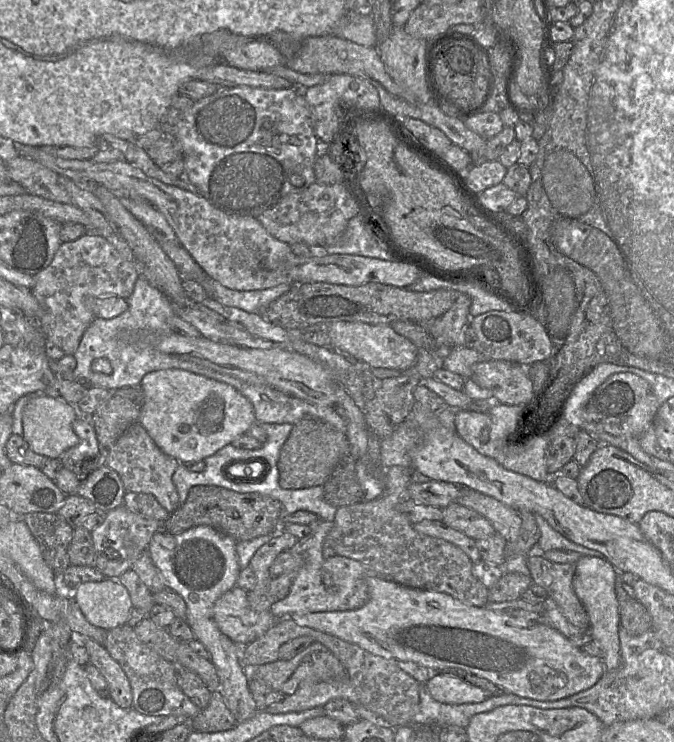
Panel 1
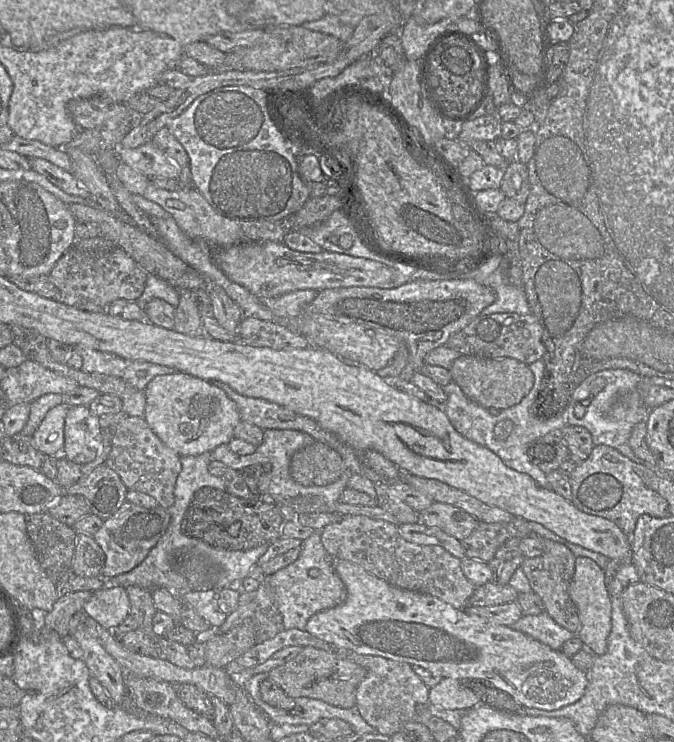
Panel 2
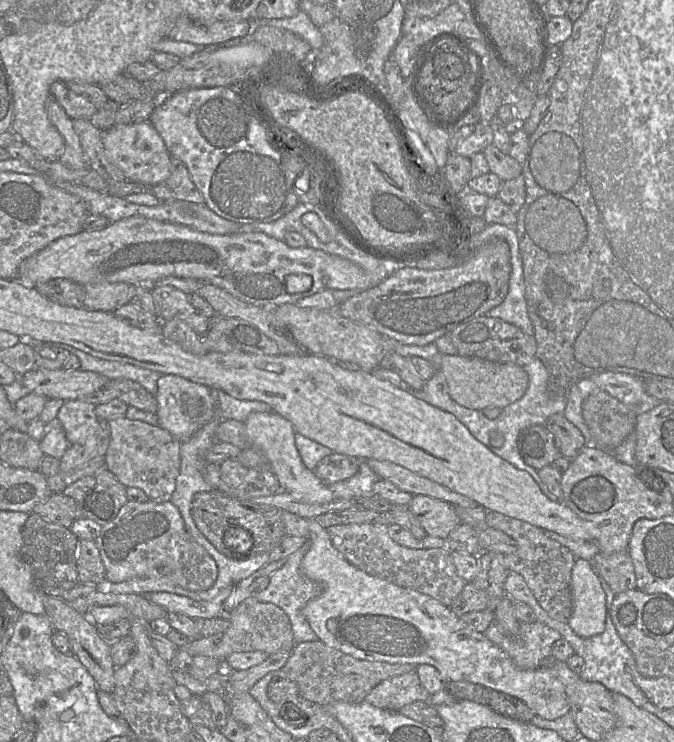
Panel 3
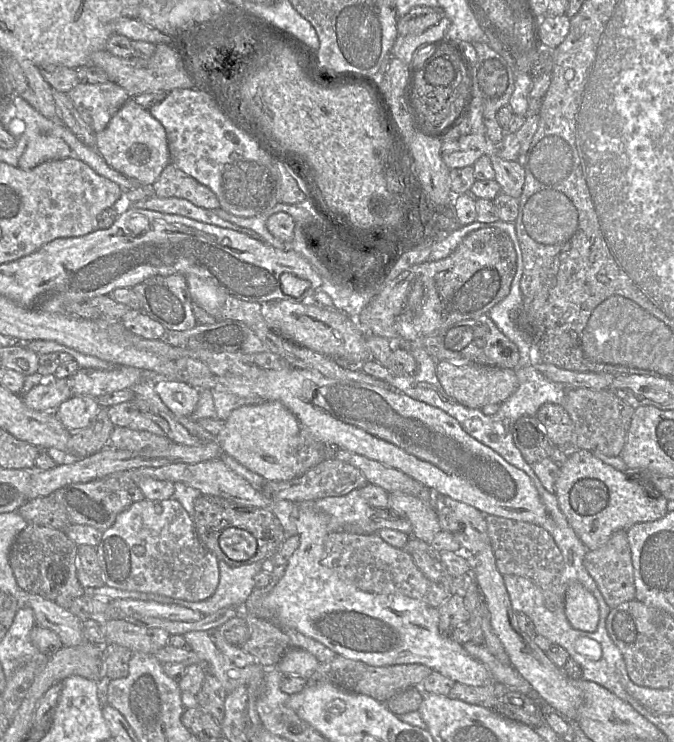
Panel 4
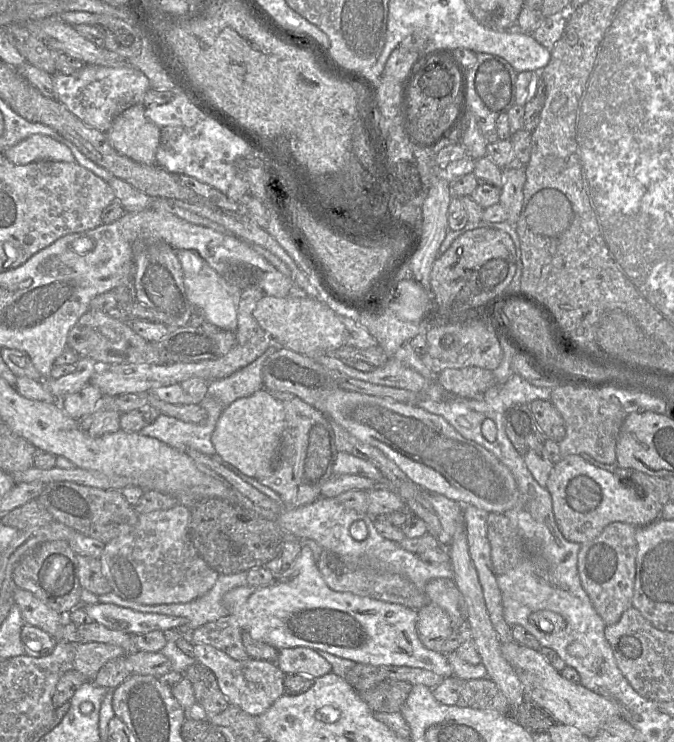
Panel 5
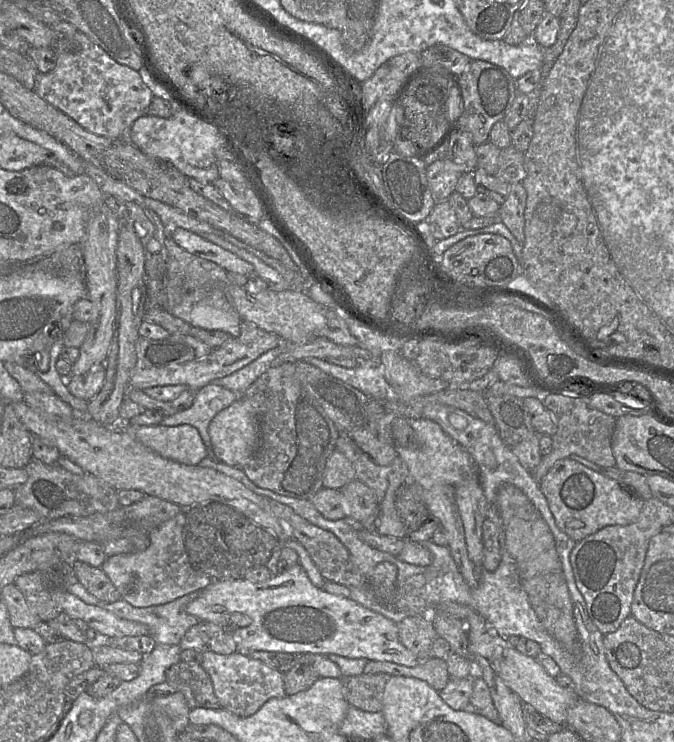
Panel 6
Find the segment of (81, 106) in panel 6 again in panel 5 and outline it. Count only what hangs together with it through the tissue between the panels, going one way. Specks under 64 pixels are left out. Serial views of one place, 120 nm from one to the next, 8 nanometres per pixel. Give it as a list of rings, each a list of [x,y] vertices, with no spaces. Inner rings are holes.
[[[86,64],[80,71],[72,75],[56,73],[52,76],[52,81],[55,99],[84,124],[102,133],[107,133],[114,119],[124,110],[142,104],[145,94],[151,89],[148,78],[141,71],[132,67],[105,67]]]

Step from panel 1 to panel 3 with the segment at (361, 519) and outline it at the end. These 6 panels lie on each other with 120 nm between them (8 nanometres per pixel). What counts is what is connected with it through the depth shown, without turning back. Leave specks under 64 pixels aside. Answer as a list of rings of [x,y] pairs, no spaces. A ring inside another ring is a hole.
[[[372,524],[335,525],[326,528],[332,546],[353,566],[367,574],[400,587],[410,588],[426,594],[443,605],[450,607],[462,592],[466,582],[457,574],[451,552],[442,548],[412,549],[397,544],[388,534],[388,526]]]

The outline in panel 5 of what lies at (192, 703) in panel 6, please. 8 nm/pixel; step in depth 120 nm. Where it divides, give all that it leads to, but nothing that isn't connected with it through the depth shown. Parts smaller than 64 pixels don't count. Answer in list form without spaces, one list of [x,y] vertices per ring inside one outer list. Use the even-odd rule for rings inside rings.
[[[196,662],[185,670],[183,676],[192,683],[196,703],[204,708],[208,718],[228,707],[228,700],[219,689],[215,675],[207,667]]]

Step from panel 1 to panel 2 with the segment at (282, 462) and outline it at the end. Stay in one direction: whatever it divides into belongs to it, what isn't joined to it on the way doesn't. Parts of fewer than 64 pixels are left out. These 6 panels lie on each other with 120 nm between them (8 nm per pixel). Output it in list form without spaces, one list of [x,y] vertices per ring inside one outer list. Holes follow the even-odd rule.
[[[318,441],[296,451],[289,464],[291,478],[306,487],[330,484],[344,472],[345,462],[342,456]]]

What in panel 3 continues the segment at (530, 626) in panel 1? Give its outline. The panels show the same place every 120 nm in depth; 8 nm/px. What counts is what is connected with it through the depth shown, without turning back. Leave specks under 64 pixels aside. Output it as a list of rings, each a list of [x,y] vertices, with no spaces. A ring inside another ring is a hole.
[[[307,519],[311,546],[301,568],[305,576],[321,585],[321,593],[303,608],[311,629],[319,641],[359,660],[389,664],[427,664],[435,667],[448,682],[467,681],[490,688],[523,701],[534,715],[555,720],[569,712],[563,683],[548,668],[521,669],[508,654],[483,633],[471,629],[452,610],[434,598],[371,576],[350,564],[331,544],[326,528],[316,519]]]

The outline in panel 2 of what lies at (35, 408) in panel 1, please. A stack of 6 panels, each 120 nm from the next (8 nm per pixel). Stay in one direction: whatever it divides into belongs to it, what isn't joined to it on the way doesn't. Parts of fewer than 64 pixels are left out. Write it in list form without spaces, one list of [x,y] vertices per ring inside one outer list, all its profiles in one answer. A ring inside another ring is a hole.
[[[60,404],[49,410],[31,436],[33,446],[48,456],[60,456],[64,448],[64,428],[68,406]]]

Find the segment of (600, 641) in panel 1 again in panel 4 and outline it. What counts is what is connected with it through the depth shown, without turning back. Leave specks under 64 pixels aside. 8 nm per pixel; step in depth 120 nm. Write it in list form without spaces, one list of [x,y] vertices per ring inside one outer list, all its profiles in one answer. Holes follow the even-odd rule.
[[[579,582],[569,585],[565,596],[565,614],[570,625],[584,632],[597,629],[600,612],[593,594]]]

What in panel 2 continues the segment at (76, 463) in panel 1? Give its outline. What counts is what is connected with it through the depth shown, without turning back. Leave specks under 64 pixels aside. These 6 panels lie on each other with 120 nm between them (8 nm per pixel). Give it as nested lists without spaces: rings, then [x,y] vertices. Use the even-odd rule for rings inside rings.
[[[87,406],[68,407],[64,428],[64,448],[61,456],[77,464],[93,461],[102,452],[102,429],[99,417],[93,415]]]

